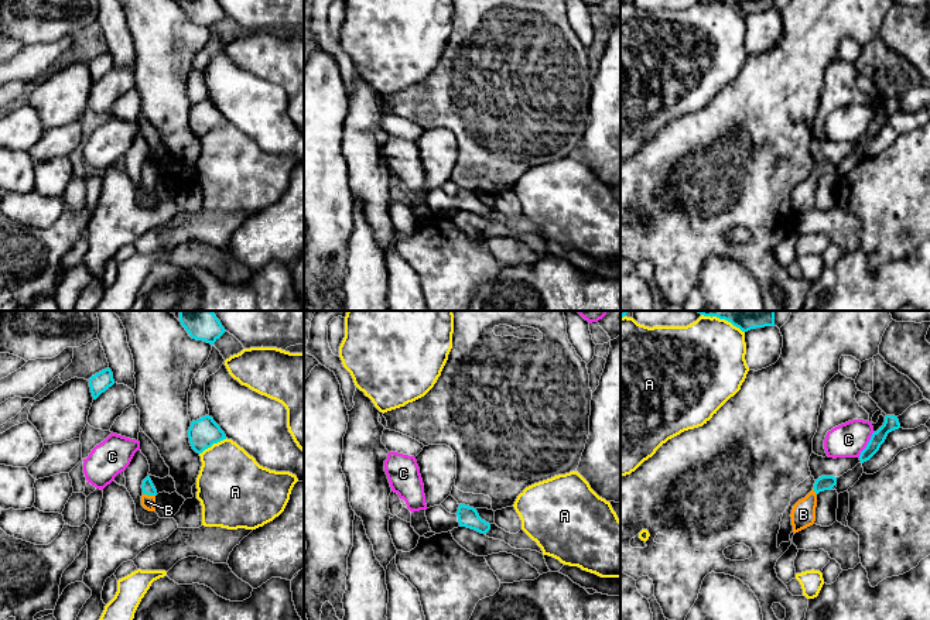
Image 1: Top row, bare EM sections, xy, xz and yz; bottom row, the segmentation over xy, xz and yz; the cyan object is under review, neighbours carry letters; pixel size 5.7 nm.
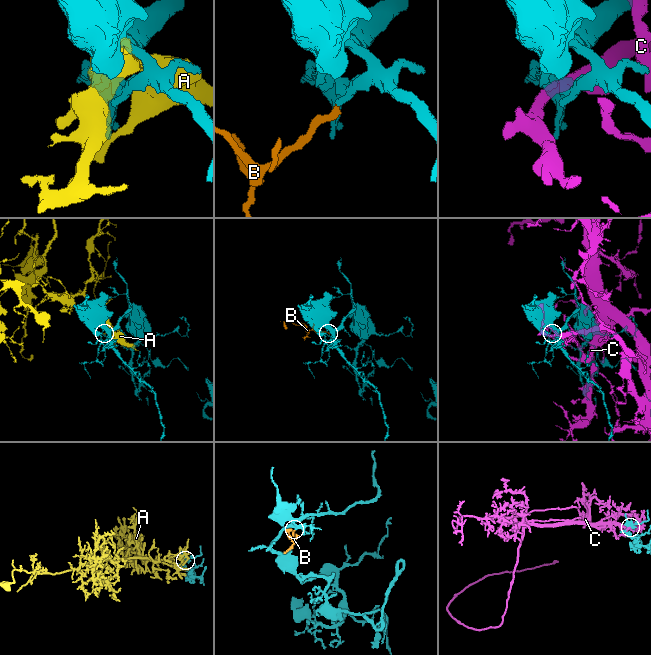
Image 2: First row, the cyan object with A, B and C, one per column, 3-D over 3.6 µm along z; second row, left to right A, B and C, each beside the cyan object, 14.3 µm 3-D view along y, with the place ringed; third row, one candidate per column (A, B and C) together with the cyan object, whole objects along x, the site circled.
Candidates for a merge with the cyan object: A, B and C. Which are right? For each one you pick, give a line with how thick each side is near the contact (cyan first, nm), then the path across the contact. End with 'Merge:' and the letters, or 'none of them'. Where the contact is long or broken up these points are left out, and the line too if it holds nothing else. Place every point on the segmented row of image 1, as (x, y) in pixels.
B: calibres 70 and 80 nm; way xy (147, 486), (149, 495), (147, 502)
Merge: B

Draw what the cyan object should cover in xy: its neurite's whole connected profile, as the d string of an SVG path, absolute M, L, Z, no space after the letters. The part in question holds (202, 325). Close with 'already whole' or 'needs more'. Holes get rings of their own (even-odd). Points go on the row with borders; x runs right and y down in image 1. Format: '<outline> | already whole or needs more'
M179 311L179 322L192 339L211 345L226 332L212 311Z | already whole

